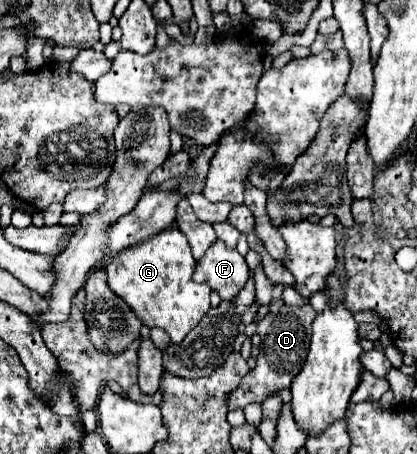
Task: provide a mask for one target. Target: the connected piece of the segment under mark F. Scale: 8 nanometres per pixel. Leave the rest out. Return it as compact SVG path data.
M215 240L197 262L193 280L209 284L223 300L231 300L231 296L243 288L247 276L249 268L245 258L235 248L223 244L223 240Z

